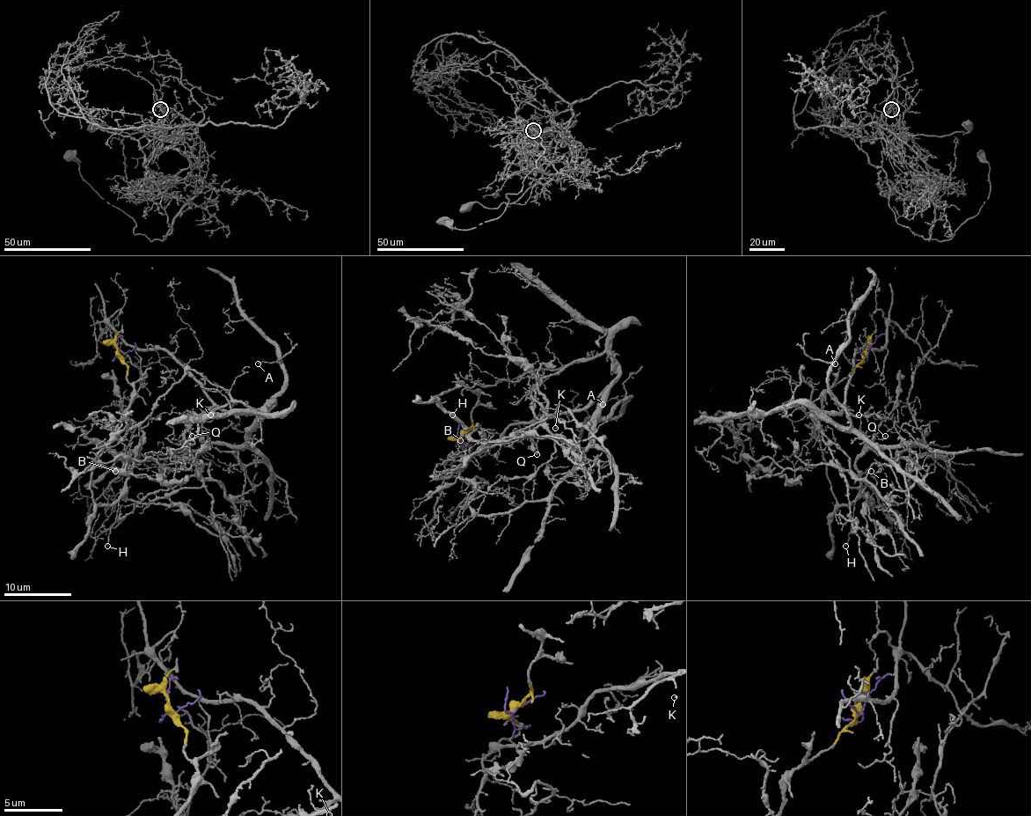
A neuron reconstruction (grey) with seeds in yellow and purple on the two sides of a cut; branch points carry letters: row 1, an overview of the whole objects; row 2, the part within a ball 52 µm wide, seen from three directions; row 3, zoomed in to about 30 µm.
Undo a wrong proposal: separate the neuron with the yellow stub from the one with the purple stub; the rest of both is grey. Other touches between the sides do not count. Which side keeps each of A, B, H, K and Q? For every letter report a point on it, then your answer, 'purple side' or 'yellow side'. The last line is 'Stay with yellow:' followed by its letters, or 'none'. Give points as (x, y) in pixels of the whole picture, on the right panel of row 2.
A: place (835, 363); purple side
B: place (871, 471); yellow side
H: place (845, 546); yellow side
K: place (859, 415); purple side
Q: place (885, 436); purple side
Stay with yellow: B, H

